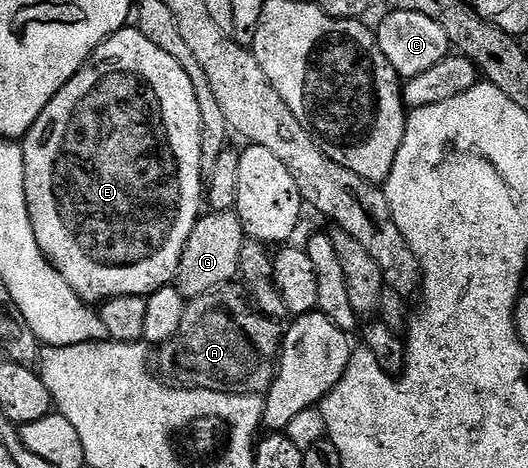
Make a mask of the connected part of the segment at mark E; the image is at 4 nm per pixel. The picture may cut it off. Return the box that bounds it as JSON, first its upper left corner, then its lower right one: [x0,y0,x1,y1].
[21,25,204,305]

